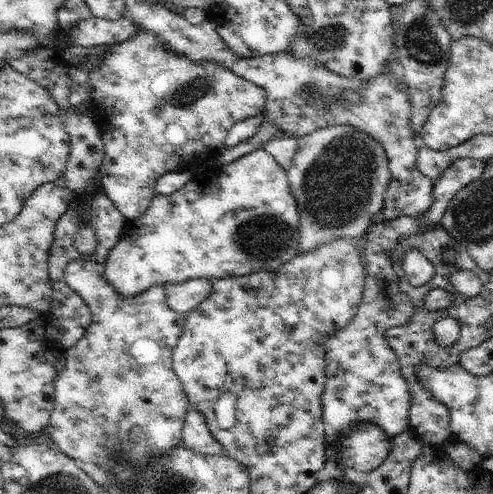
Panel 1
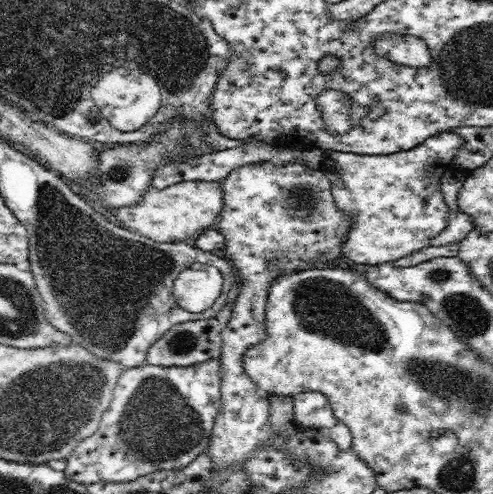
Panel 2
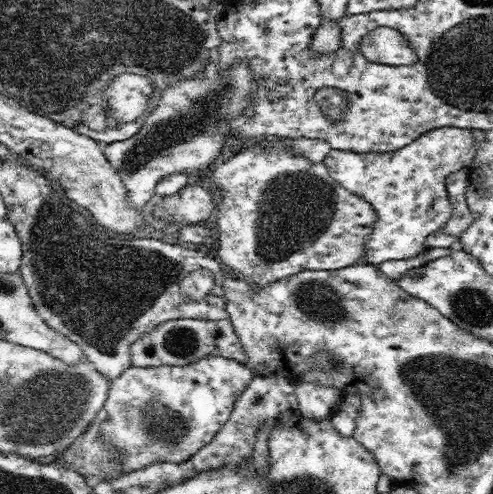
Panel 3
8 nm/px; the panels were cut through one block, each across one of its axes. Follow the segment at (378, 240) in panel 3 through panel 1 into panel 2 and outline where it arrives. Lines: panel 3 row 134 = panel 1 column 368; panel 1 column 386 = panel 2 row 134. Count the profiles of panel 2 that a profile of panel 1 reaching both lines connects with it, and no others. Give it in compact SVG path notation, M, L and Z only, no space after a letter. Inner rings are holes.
M440 132L432 138L426 138L420 146L412 150L402 150L390 156L378 154L352 154L352 152L324 152L320 170L328 174L332 180L332 194L336 206L352 220L348 234L344 236L342 256L356 262L356 266L380 266L392 264L400 258L416 254L418 250L430 246L432 238L438 238L448 226L450 210L444 202L444 194L440 188L440 180L444 172L452 166L458 150L464 146L464 138L456 132Z

